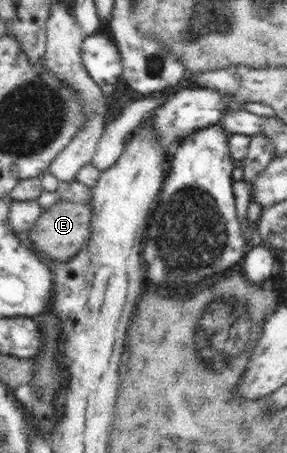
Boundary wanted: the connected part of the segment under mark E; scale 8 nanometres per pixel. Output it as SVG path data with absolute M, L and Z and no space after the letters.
M61 199L43 211L36 224L26 231L31 244L35 246L34 250L43 252L55 262L61 263L71 259L88 240L93 212L91 203L76 203Z

